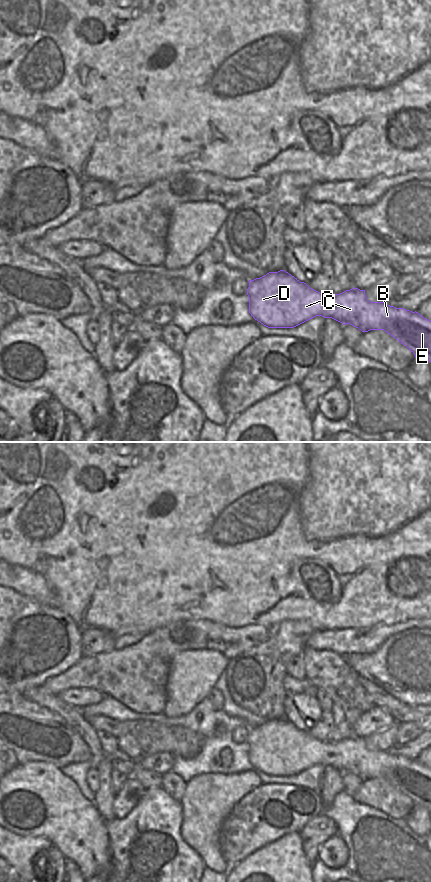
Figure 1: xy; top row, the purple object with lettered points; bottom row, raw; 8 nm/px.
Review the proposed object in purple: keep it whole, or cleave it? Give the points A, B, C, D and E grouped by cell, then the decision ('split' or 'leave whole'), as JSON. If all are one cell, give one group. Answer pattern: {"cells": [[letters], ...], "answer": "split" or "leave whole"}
{"cells": [["A", "B", "C", "D", "E"]], "answer": "leave whole"}

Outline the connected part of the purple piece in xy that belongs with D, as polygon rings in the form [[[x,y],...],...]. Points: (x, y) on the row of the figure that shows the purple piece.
[[[280,270],[249,280],[247,295],[249,313],[268,328],[294,328],[316,316],[332,318],[343,325],[350,324],[362,332],[384,330],[406,346],[415,358],[424,358],[431,362],[431,320],[416,311],[396,308],[384,302],[370,302],[365,290],[354,287],[340,294],[322,294],[285,270]]]

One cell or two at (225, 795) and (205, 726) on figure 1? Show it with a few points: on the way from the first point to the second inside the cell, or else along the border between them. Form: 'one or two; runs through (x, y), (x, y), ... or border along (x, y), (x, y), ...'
two; border along (242, 771), (237, 773), (200, 773), (196, 776)

